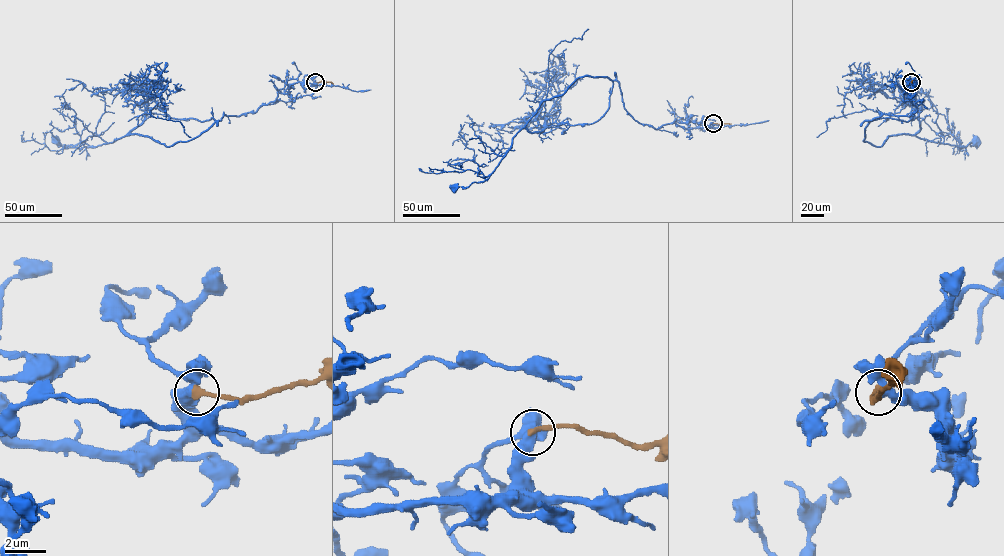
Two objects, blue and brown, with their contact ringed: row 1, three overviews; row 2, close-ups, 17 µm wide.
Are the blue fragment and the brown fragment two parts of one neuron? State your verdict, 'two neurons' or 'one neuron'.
one neuron

